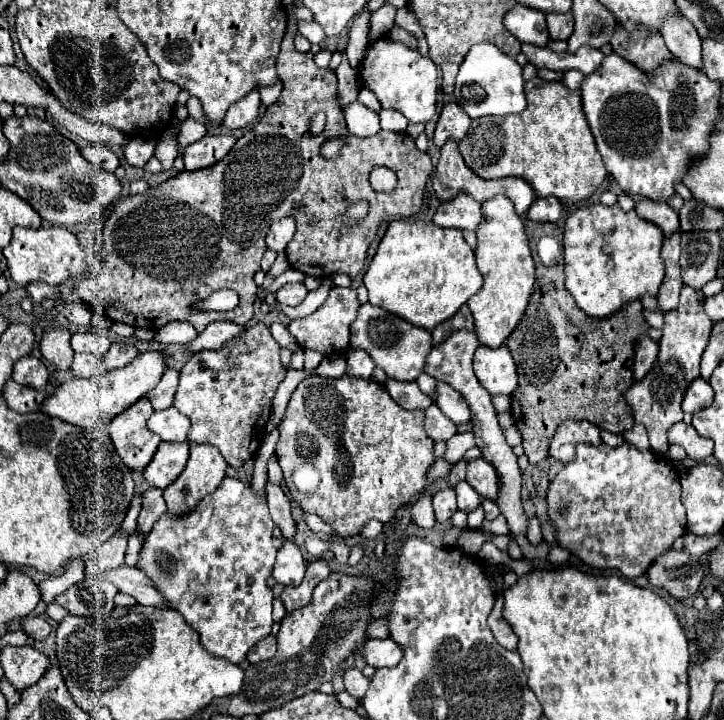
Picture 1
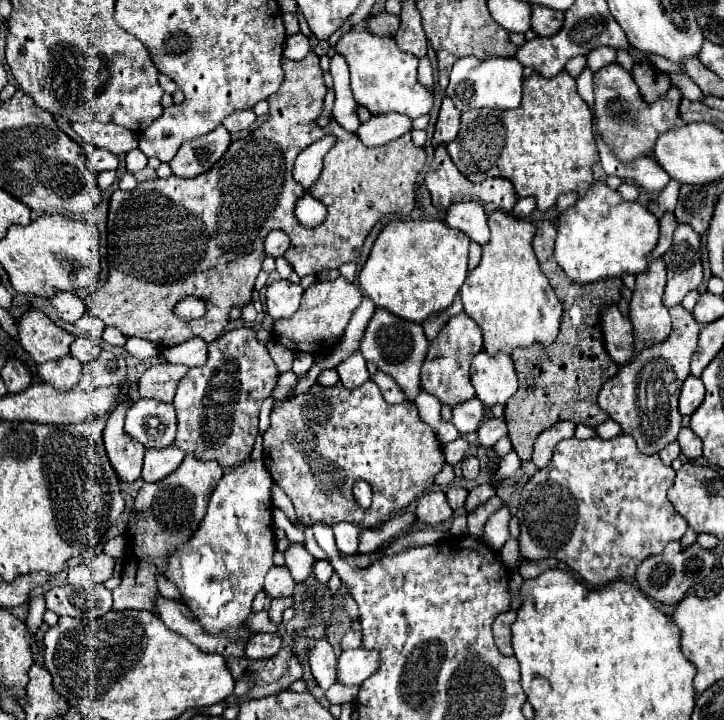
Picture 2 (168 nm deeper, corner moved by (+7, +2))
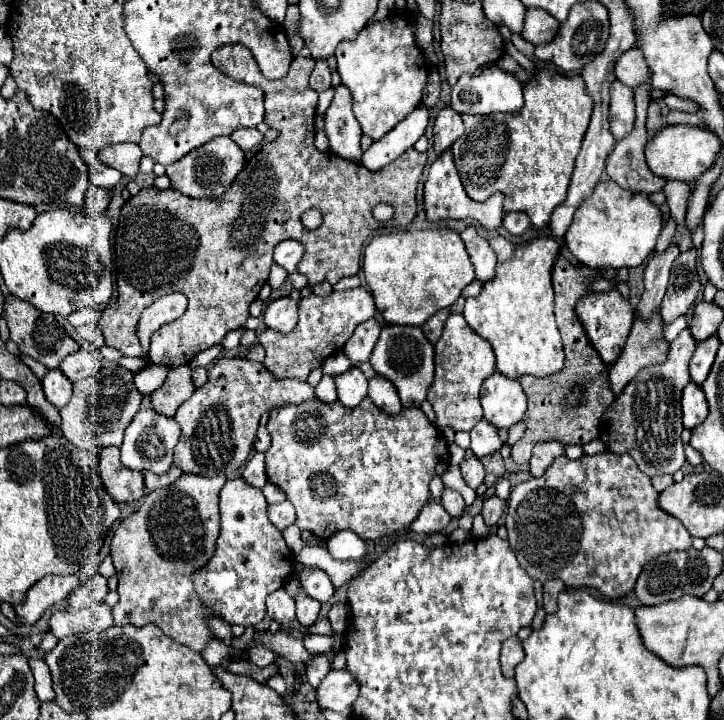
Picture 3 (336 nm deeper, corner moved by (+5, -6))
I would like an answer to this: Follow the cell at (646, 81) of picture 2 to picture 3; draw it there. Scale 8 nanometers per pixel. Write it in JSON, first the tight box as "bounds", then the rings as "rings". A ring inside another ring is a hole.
{"bounds":[647,101,663,131],"rings":[[[657,101],[649,103],[649,115],[647,115],[647,129],[659,131],[663,127],[663,115],[661,115],[661,107],[657,105]]]}

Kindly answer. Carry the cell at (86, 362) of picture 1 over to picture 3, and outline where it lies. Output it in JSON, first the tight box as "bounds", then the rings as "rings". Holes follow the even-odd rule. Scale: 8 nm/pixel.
{"bounds":[43,369,73,409],"rings":[[[51,369],[43,379],[43,391],[45,391],[45,397],[49,399],[49,403],[53,403],[55,407],[63,409],[69,399],[71,399],[71,393],[73,393],[73,383],[69,379],[65,379],[65,375],[61,375],[59,369]]]}

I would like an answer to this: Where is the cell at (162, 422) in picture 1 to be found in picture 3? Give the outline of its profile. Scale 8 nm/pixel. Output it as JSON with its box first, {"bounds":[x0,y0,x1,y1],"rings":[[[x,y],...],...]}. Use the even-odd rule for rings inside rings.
{"bounds":[121,409,181,473],"rings":[[[141,409],[125,429],[125,437],[121,445],[121,463],[129,469],[165,473],[171,465],[173,449],[179,441],[179,435],[181,435],[181,429],[173,417],[165,417],[153,409]]]}

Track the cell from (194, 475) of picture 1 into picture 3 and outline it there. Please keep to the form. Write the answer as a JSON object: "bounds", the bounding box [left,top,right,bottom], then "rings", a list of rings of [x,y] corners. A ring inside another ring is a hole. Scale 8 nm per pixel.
{"bounds":[111,473,227,653],"rings":[[[183,473],[177,479],[177,483],[149,493],[143,499],[143,505],[139,507],[139,511],[119,523],[111,541],[111,557],[113,557],[117,577],[119,577],[119,587],[117,587],[119,603],[113,607],[115,625],[131,623],[135,627],[143,627],[143,625],[153,623],[165,635],[173,637],[175,641],[183,643],[185,647],[197,653],[205,647],[205,643],[213,635],[209,627],[205,625],[205,615],[209,615],[209,609],[201,605],[189,575],[195,569],[203,567],[209,561],[209,555],[213,555],[215,539],[219,535],[217,501],[219,501],[219,491],[225,485],[225,481],[227,481],[225,475],[197,477],[197,475]]]}

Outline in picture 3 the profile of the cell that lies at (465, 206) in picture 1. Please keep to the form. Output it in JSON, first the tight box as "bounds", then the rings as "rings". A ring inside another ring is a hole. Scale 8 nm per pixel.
{"bounds":[461,225,497,283],"rings":[[[467,225],[467,227],[461,231],[461,239],[463,239],[463,243],[465,243],[467,251],[469,251],[471,263],[473,263],[473,267],[475,267],[475,277],[477,277],[481,283],[493,279],[497,259],[495,259],[495,253],[493,253],[489,241],[477,233],[475,225]]]}

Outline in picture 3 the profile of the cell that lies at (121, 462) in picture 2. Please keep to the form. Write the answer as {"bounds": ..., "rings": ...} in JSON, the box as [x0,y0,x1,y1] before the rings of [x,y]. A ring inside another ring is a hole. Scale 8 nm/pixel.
{"bounds":[97,447,145,503],"rings":[[[105,447],[99,453],[97,473],[105,489],[111,493],[111,497],[117,503],[137,501],[145,495],[143,485],[143,473],[141,471],[129,471],[119,461],[119,447]]]}

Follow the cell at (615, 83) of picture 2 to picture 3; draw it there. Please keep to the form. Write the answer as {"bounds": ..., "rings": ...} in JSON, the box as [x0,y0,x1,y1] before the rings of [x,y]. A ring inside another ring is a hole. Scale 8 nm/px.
{"bounds":[609,81,635,139],"rings":[[[615,81],[611,87],[611,101],[609,101],[609,131],[615,139],[625,139],[635,127],[635,103],[633,103],[633,89],[625,87],[621,81]]]}

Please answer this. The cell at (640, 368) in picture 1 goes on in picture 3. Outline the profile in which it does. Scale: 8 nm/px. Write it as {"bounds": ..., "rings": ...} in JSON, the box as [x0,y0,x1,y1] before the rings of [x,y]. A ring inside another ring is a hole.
{"bounds":[575,291,635,365],"rings":[[[619,291],[591,293],[577,303],[575,311],[581,317],[581,323],[585,323],[587,337],[589,337],[591,345],[597,349],[597,353],[601,355],[601,359],[605,361],[605,365],[613,365],[625,347],[627,335],[629,335],[633,319],[635,319],[635,313],[633,313],[633,307],[629,305],[629,301],[623,299]]]}

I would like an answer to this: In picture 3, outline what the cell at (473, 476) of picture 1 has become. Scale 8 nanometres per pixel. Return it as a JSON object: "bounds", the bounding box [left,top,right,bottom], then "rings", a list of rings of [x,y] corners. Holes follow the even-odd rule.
{"bounds":[461,457,485,489],"rings":[[[477,457],[463,459],[461,461],[461,473],[463,473],[465,483],[471,489],[477,489],[483,483],[483,477],[485,477],[485,469],[483,469],[483,465],[481,465],[481,461]]]}

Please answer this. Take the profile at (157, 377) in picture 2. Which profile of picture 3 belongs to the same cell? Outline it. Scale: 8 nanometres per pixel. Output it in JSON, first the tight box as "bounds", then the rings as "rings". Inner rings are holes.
{"bounds":[151,365,195,417],"rings":[[[189,365],[171,367],[165,383],[151,393],[153,409],[167,417],[173,417],[177,407],[183,401],[187,401],[193,391],[195,391],[195,383],[191,379],[191,367]]]}

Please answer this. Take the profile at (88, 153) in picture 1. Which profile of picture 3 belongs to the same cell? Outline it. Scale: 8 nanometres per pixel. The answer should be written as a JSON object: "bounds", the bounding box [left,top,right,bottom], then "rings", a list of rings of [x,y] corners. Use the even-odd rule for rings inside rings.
{"bounds":[89,161,121,189],"rings":[[[97,161],[97,163],[91,163],[89,165],[89,177],[91,177],[91,183],[93,185],[105,187],[105,189],[113,189],[119,183],[121,173],[117,169],[105,167],[101,161]]]}

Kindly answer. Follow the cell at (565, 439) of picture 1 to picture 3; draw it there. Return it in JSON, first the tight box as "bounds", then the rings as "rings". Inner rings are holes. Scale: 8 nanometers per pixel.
{"bounds":[531,443,565,477],"rings":[[[537,443],[531,455],[531,475],[533,477],[541,477],[547,467],[555,461],[555,457],[565,455],[565,445],[563,443]]]}

